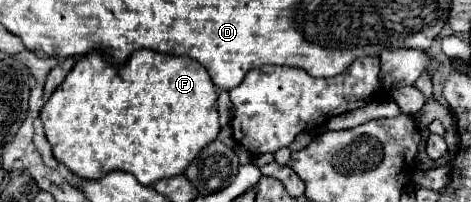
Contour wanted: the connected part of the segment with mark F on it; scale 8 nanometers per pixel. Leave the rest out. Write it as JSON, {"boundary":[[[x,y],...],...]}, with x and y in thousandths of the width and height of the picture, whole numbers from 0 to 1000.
{"boundary":[[[206,252],[180,272],[113,450],[83,569],[113,777],[155,866],[185,896],[214,886],[236,847],[278,856],[299,916],[325,916],[338,886],[384,866],[414,767],[456,698],[465,658],[465,470],[444,361],[431,342],[401,282],[363,282],[333,252],[291,252],[265,332],[231,332]]]}

